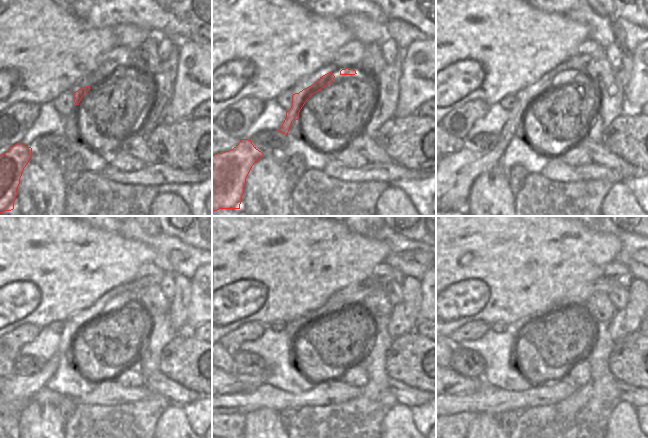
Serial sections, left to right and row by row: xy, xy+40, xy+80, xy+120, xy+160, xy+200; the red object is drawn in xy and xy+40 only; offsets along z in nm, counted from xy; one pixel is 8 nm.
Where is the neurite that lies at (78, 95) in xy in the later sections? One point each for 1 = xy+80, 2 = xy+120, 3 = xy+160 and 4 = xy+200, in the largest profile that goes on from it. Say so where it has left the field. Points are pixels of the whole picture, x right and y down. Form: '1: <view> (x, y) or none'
1: xy+80 (456, 172)
2: xy+120 (18, 390)
3: xy+160 (355, 295)
4: xy+200 (581, 293)

